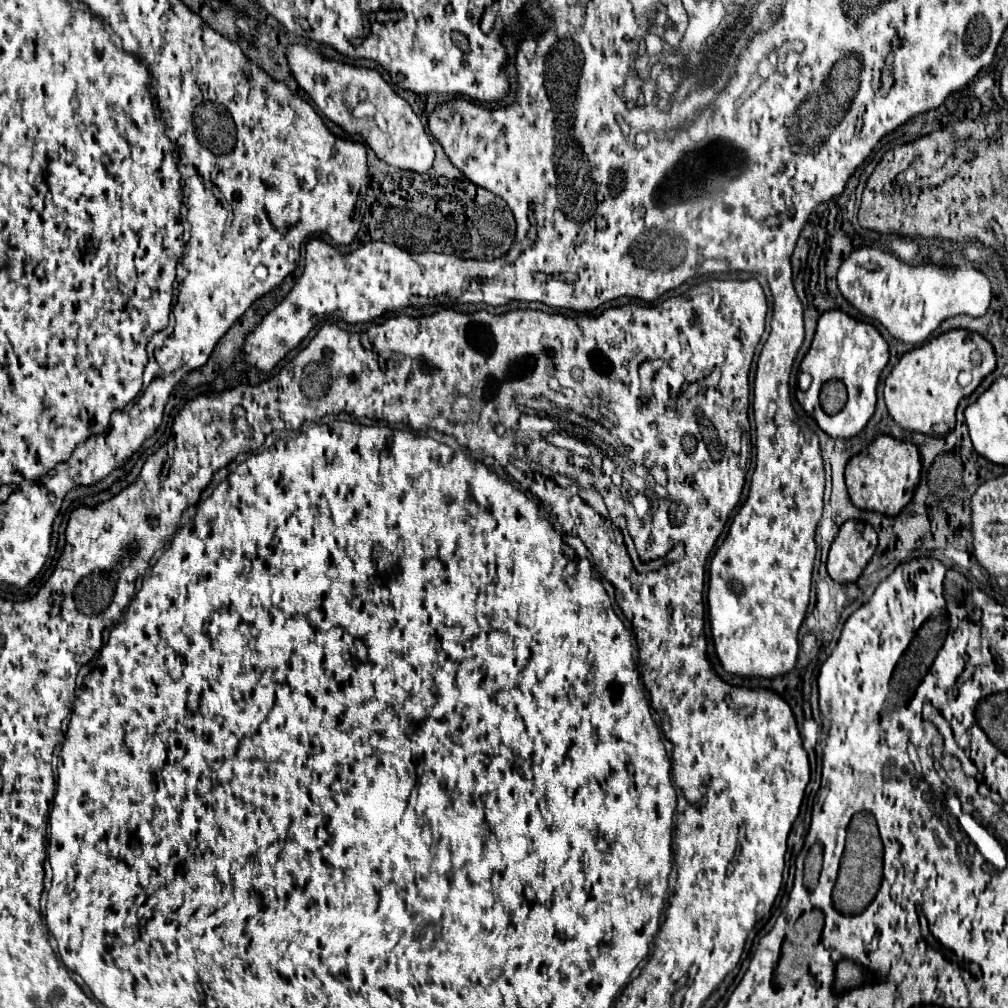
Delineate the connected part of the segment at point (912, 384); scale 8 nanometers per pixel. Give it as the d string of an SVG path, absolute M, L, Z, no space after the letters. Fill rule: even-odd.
M948 330L948 332L932 338L924 346L906 352L898 360L898 364L892 368L890 376L886 378L886 386L884 386L884 398L886 398L888 412L904 430L914 430L914 432L922 432L922 434L930 434L930 436L946 436L948 432L954 430L956 408L958 408L960 400L964 396L972 394L978 388L978 384L994 368L996 368L996 354L994 354L994 348L988 342L988 338L984 338L982 334L972 332L972 330ZM962 372L970 372L970 376L972 376L966 386L962 386L958 382Z

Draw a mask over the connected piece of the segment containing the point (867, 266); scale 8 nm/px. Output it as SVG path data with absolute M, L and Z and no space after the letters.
M860 246L850 252L838 270L836 282L842 296L858 312L878 320L896 340L908 344L924 342L948 318L960 314L984 316L992 298L986 274L970 264L910 266L876 246Z

